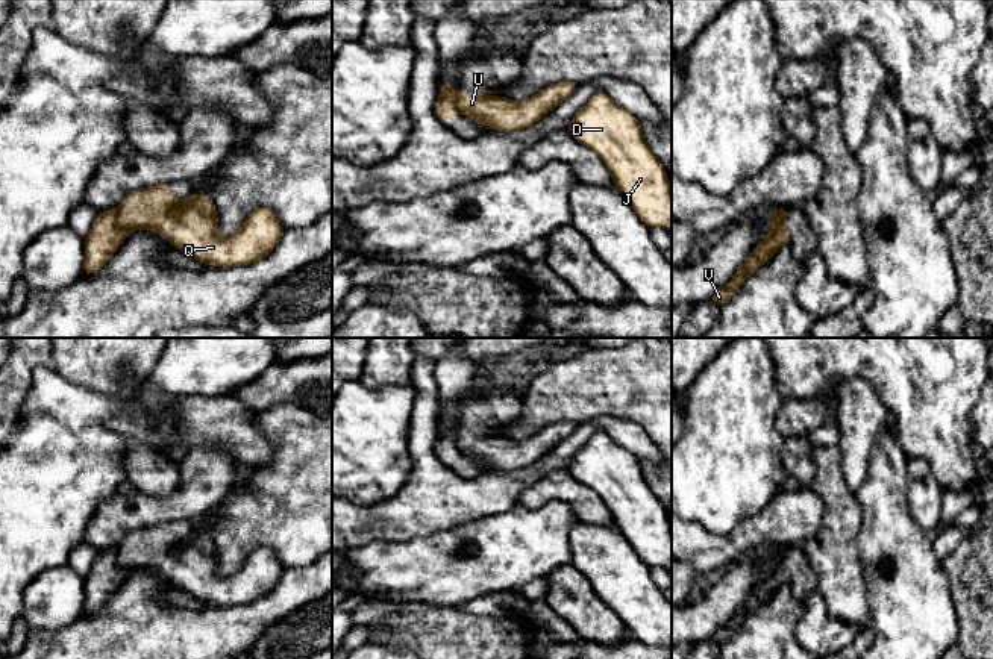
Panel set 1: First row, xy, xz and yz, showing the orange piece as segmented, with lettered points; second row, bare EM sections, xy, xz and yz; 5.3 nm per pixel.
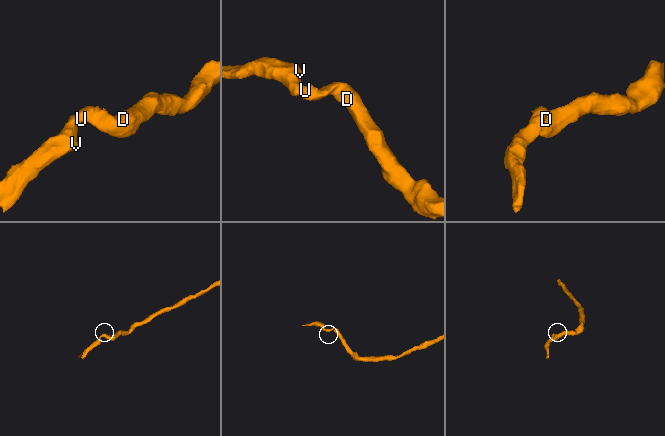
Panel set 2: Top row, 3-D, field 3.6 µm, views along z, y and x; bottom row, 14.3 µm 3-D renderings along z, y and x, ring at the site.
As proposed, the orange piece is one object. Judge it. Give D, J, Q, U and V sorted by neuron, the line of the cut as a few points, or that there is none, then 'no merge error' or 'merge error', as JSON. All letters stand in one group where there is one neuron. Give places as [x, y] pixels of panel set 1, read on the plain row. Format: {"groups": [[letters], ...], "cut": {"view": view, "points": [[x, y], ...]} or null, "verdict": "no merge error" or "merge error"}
{"groups": [["D", "J", "Q", "U"], ["V"]], "cut": {"view": "yz", "points": [[783, 547], [778, 550], [775, 562], [766, 558]]}, "verdict": "merge error"}

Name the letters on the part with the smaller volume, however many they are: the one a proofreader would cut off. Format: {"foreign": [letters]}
{"foreign": ["V"]}

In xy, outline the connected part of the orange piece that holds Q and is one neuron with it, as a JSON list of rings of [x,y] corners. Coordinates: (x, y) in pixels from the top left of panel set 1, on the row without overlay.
[[[167,524],[129,533],[117,550],[123,570],[158,571],[171,585],[214,606],[256,601],[270,594],[285,573],[273,548],[258,547],[237,573],[221,576],[211,535],[191,533],[188,539],[176,539]]]

